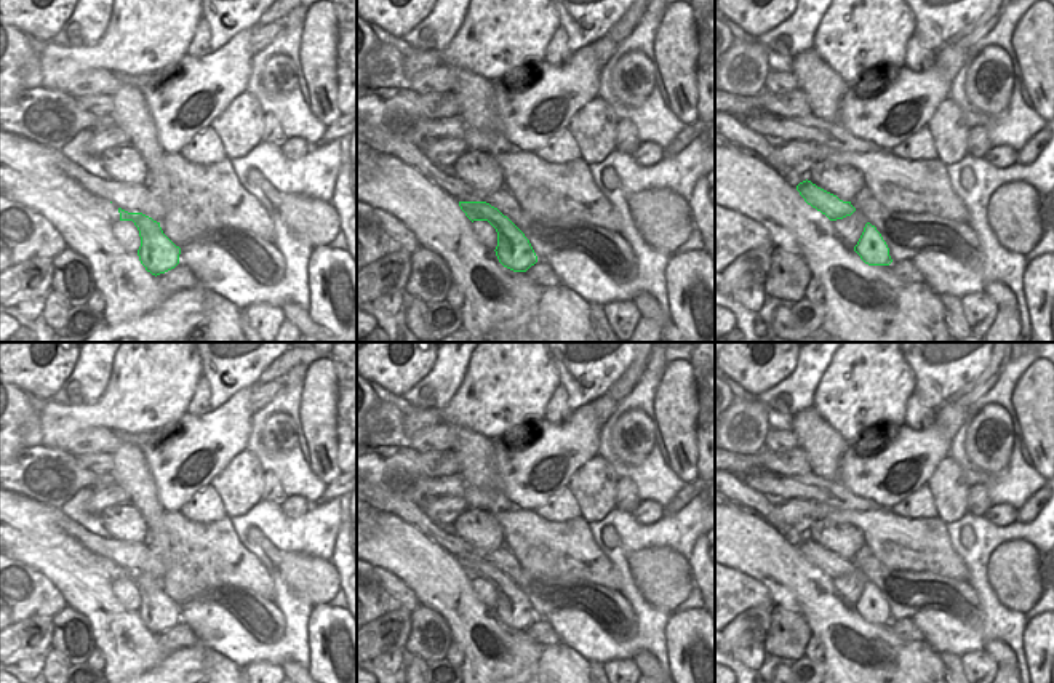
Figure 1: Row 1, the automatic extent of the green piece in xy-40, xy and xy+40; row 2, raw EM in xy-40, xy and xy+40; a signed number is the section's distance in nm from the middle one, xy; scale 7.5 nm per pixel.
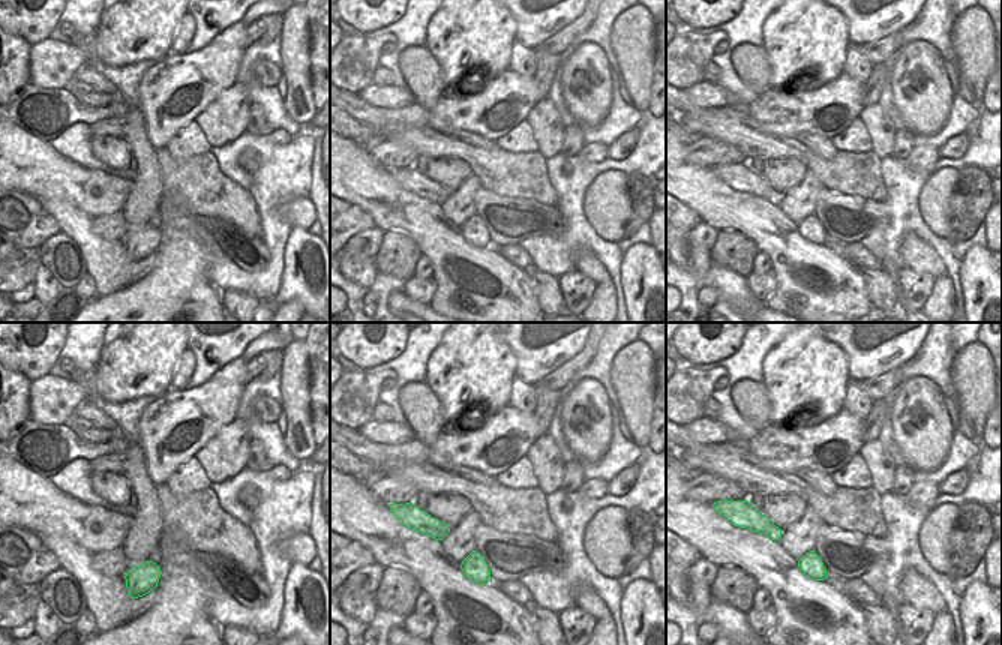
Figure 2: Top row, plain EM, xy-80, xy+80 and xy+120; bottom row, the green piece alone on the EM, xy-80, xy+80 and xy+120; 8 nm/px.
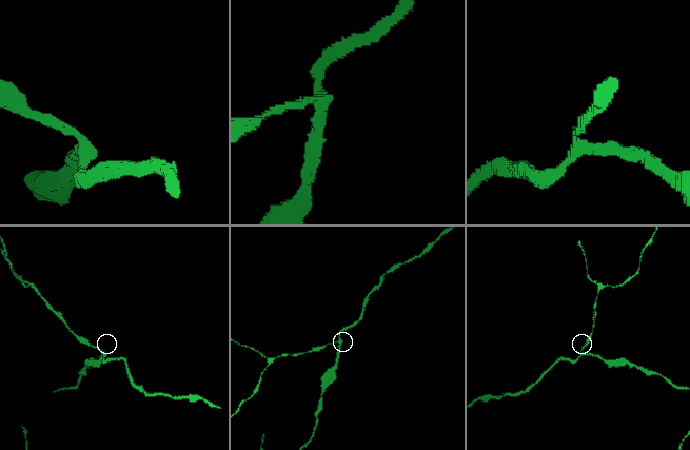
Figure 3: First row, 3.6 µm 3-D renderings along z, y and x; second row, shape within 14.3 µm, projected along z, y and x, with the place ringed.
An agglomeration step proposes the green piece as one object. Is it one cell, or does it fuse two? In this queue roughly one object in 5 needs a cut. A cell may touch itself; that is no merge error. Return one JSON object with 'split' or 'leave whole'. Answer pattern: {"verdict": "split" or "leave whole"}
{"verdict": "leave whole"}

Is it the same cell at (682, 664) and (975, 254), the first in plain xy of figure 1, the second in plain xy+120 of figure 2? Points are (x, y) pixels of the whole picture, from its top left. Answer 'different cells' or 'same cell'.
same cell

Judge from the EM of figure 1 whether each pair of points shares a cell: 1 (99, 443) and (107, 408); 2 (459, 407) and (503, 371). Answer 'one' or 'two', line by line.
1: two
2: one

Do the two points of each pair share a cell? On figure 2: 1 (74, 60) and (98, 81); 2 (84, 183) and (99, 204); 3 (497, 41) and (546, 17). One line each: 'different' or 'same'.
1: different
2: same
3: different

